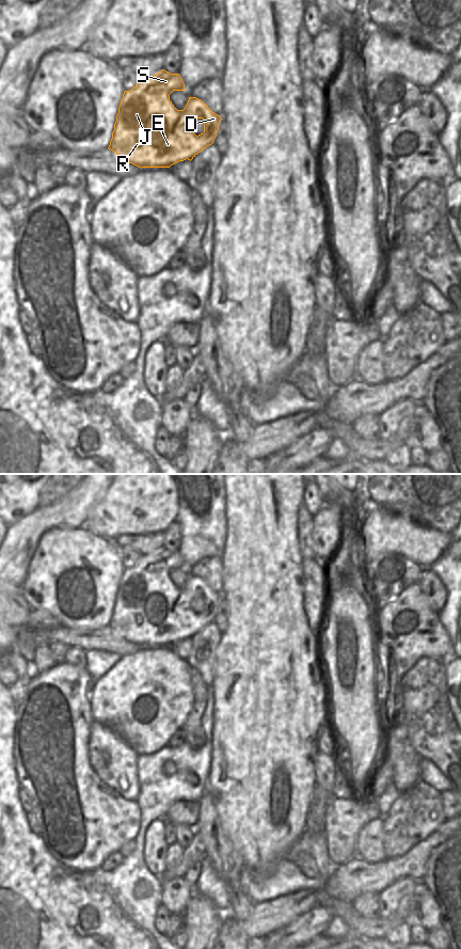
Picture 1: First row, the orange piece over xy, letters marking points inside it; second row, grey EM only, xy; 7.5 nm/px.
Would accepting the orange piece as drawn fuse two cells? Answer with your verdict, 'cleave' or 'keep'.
keep

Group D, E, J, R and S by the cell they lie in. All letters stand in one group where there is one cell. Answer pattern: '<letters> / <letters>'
D E J R S

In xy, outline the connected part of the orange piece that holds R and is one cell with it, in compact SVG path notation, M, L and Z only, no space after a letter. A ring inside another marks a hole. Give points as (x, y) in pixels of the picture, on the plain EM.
M164 548L154 554L142 555L130 569L125 569L108 627L124 639L142 647L170 646L186 637L191 639L211 623L217 615L221 595L196 575L189 575L185 587L177 588L170 579L173 569L185 569L185 562L179 552L171 552ZM194 597L204 598L204 611L198 614L191 608Z

